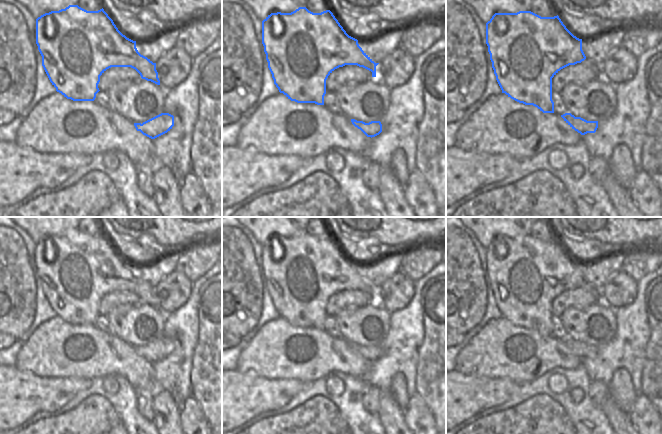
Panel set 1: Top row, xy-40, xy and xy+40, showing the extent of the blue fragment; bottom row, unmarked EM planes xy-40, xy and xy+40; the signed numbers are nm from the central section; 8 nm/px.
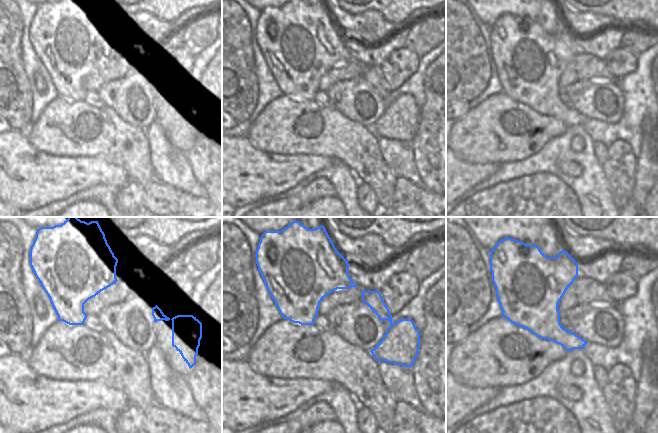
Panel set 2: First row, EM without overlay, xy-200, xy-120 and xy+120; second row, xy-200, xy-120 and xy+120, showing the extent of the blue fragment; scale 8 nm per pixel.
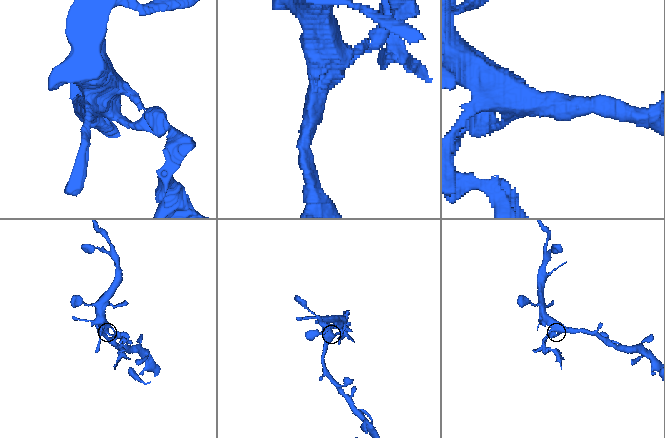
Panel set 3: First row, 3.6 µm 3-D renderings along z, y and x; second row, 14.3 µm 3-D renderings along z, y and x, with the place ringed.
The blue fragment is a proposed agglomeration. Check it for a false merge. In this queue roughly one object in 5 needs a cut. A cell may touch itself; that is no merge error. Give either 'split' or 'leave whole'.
split

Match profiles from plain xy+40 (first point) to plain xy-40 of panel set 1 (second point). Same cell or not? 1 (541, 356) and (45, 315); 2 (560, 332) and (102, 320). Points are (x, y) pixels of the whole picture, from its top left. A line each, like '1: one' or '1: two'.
1: two
2: one

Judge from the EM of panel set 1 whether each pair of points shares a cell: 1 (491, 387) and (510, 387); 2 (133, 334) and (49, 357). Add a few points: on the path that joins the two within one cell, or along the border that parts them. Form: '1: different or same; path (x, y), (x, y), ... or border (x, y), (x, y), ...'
1: same; path (496, 387), (505, 387)
2: different; border (114, 334), (133, 347)

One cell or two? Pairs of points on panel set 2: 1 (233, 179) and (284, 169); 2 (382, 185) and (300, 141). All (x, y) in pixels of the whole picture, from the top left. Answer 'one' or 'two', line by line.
1: one
2: one

